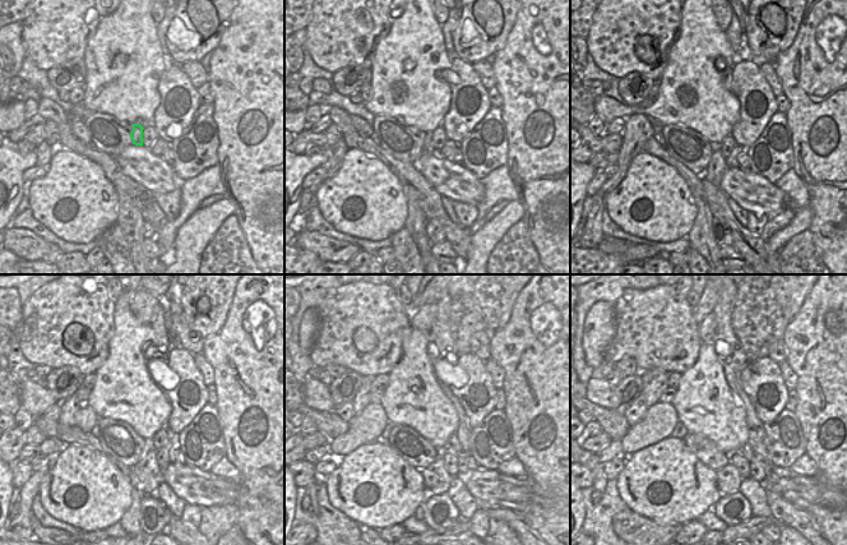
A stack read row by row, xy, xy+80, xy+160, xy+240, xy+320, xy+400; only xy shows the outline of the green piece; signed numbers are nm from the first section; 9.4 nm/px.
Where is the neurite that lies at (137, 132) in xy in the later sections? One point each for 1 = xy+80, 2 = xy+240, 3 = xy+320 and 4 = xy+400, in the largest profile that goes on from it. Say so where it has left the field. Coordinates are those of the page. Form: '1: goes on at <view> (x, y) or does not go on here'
1: goes on at xy+80 (427, 148)
2: goes on at xy+240 (149, 474)
3: goes on at xy+320 (436, 477)
4: goes on at xy+400 (729, 480)

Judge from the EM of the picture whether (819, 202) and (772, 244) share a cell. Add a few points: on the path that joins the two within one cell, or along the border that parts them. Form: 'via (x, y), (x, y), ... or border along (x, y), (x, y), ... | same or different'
border along (808, 207), (810, 211), (809, 229) | different

